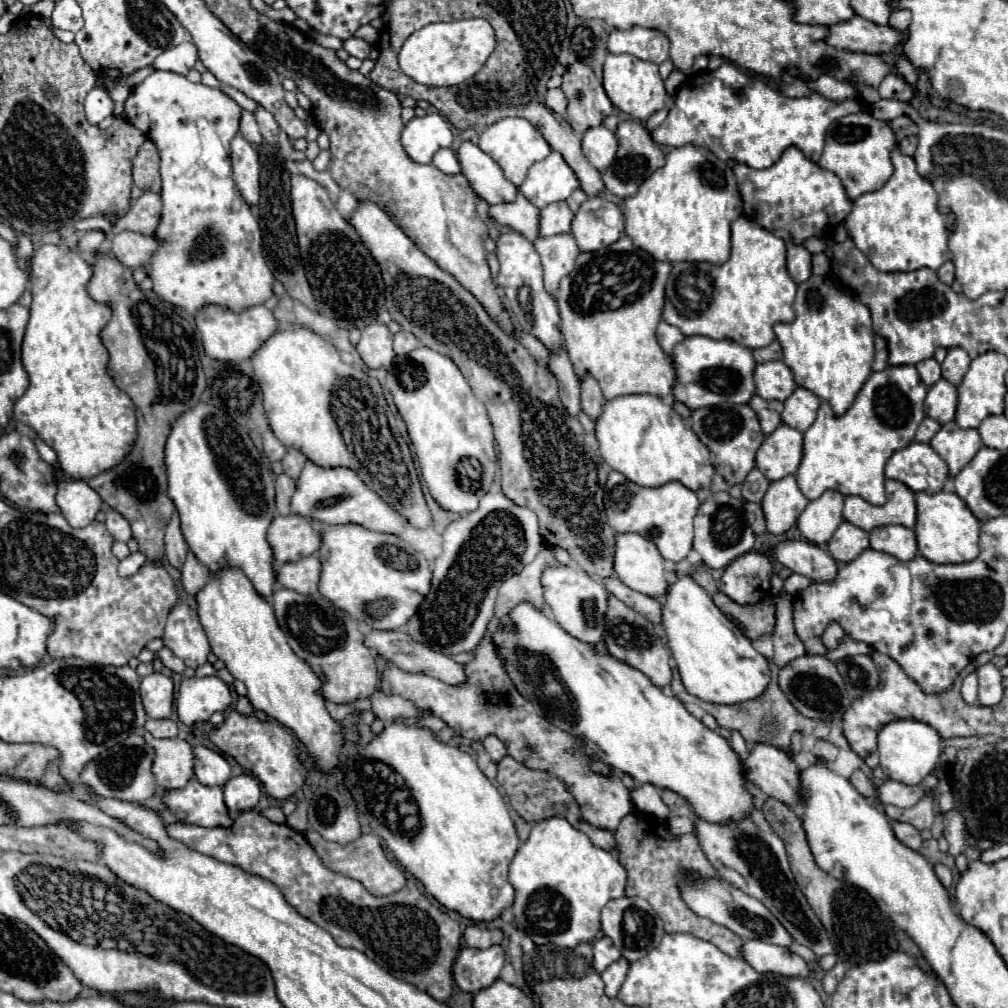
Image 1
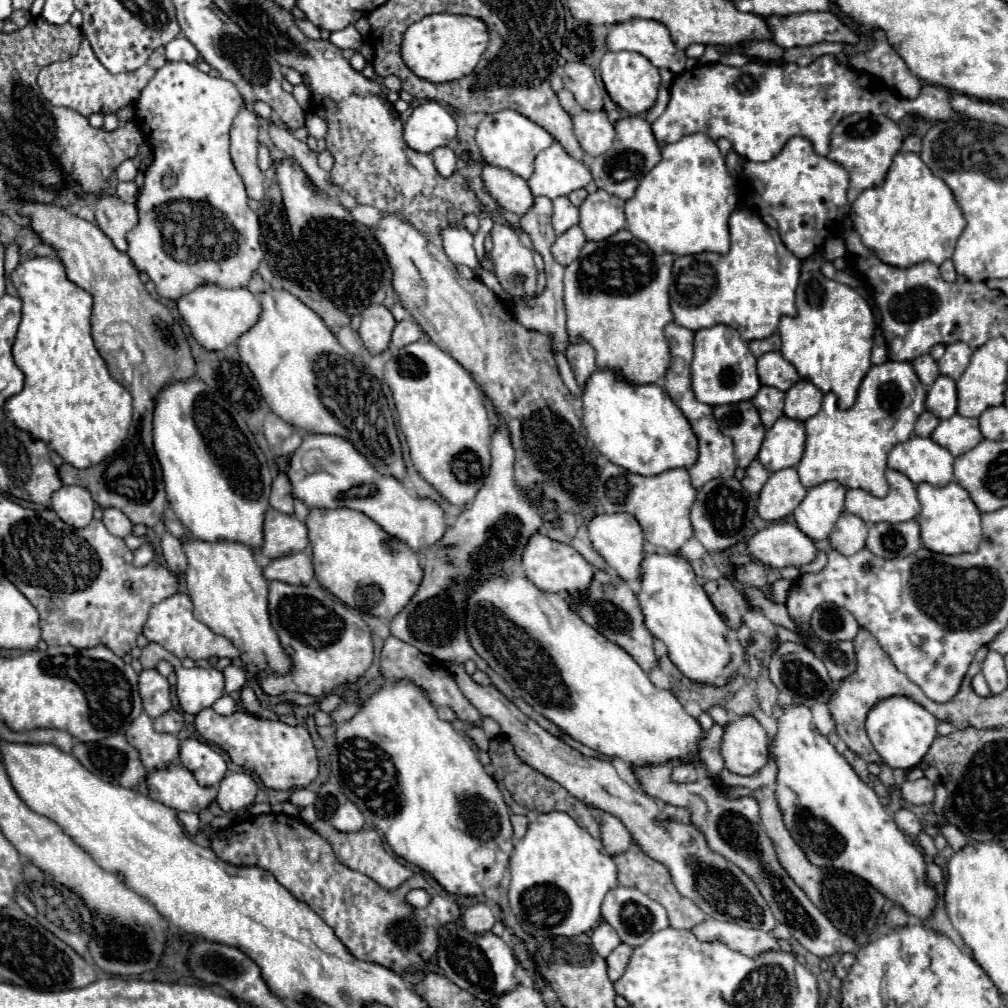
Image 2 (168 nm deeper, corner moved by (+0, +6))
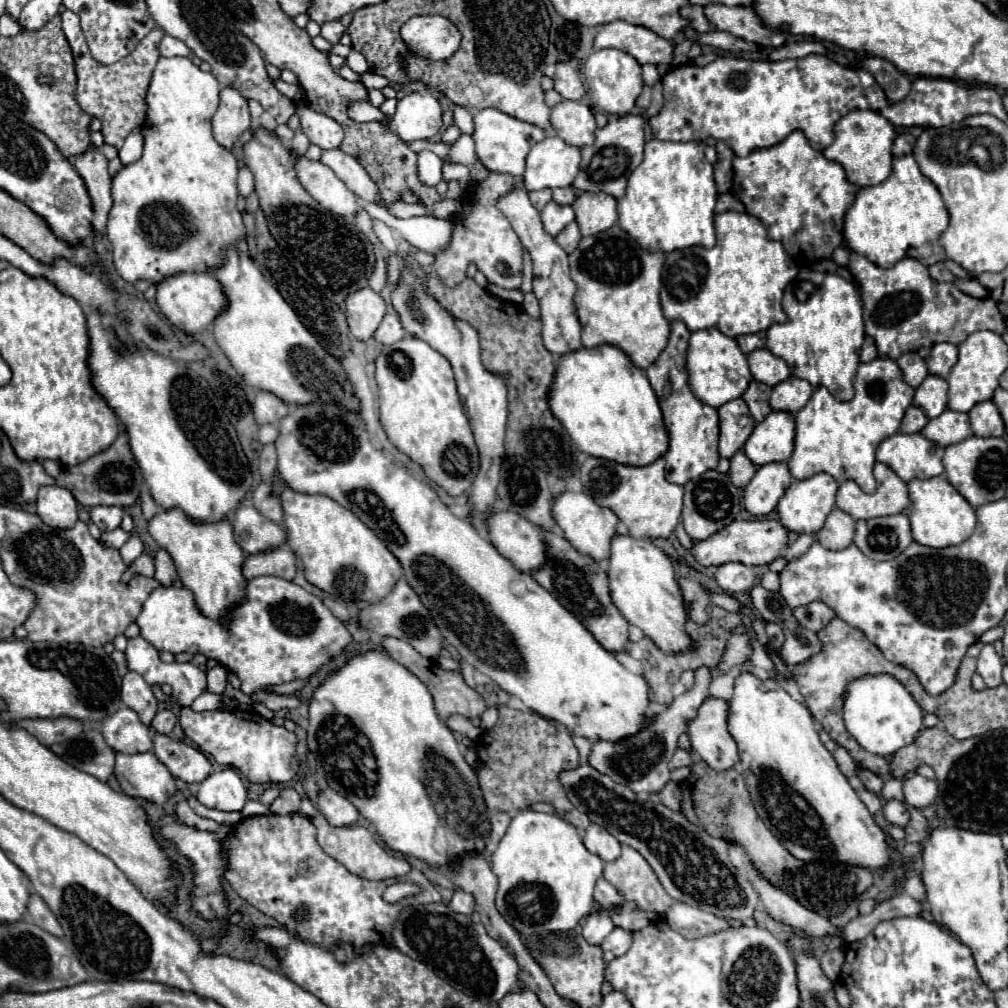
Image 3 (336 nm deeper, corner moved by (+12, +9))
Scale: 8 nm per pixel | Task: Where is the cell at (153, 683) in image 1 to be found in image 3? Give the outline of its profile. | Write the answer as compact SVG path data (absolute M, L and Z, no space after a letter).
M129 671L123 677L123 685L121 685L121 701L125 707L133 709L141 723L149 725L157 713L157 699L153 697L151 687L145 683L145 679L139 673Z

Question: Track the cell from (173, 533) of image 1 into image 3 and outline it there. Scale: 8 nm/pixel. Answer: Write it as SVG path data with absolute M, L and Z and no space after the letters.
M159 549L159 551L157 551L157 557L155 557L155 579L157 579L163 587L173 585L173 581L177 579L177 571L175 571L173 559L169 557L169 553L167 553L165 549Z

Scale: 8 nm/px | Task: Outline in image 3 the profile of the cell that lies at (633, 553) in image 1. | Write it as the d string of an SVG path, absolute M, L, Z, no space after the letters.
M563 491L557 497L553 497L551 505L553 519L557 527L563 531L565 539L579 551L585 553L597 561L609 557L609 541L617 535L617 515L611 509L599 507L587 493L573 493Z

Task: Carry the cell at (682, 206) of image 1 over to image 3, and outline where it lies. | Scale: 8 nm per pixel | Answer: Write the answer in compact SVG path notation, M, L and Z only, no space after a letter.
M651 139L645 143L645 159L631 173L627 193L617 201L619 225L645 251L671 253L691 245L715 245L715 203L717 187L713 165L705 159L701 141L675 143Z

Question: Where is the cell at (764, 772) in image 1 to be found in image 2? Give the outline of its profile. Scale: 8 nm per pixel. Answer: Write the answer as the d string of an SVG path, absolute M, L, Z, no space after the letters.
M743 716L739 720L735 720L733 724L729 724L725 728L725 736L723 736L723 758L725 758L725 766L739 776L755 776L769 760L769 748L771 748L771 738L767 736L767 732L761 728L761 724L753 718L753 716Z

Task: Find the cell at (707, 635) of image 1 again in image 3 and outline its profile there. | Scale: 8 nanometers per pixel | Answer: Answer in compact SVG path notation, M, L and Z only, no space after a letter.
M615 535L611 539L607 579L615 607L631 625L643 629L643 633L651 637L659 649L665 653L677 653L677 649L685 649L685 645L689 645L689 637L685 637L683 629L687 617L685 603L681 601L681 589L677 585L671 559L659 547L647 539Z

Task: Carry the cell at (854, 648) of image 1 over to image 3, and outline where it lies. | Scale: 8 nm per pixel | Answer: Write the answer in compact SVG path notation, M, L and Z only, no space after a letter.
M821 601L809 603L809 605L805 605L805 607L795 607L795 609L793 609L793 615L795 615L795 619L799 621L799 625L801 625L803 629L809 629L809 631L821 629L821 625L825 625L825 621L829 621L829 617L835 617L833 609L827 607L827 605L821 603Z

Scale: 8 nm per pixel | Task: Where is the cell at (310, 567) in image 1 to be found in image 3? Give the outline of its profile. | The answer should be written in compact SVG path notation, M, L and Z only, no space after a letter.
M277 547L273 551L249 555L243 561L243 577L253 579L259 575L275 575L291 581L295 577L295 553L287 547Z

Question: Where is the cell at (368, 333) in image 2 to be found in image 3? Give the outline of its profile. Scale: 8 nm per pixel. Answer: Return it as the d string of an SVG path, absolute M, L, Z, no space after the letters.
M363 287L355 293L351 293L345 299L345 305L347 305L345 315L347 315L351 335L361 341L371 339L385 315L383 297L377 291L373 291L371 287Z

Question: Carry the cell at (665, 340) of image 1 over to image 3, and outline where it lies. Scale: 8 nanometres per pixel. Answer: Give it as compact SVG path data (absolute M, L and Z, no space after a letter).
M673 321L667 347L657 357L657 361L645 369L649 383L651 383L653 391L657 393L659 407L663 413L663 423L665 423L665 429L669 435L669 445L663 455L667 461L665 479L671 483L677 483L677 485L685 485L687 481L697 479L701 473L715 469L719 463L719 453L717 453L719 415L717 415L717 409L699 401L693 395L693 391L689 389L687 367L685 367L689 335L691 333L683 321Z

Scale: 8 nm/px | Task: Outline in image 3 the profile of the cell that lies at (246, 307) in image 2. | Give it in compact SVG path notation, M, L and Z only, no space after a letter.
M177 273L171 277L165 277L157 283L157 295L155 301L161 309L161 313L179 329L187 333L201 333L205 331L213 317L225 309L225 293L221 293L221 285L217 285L217 279L211 273Z

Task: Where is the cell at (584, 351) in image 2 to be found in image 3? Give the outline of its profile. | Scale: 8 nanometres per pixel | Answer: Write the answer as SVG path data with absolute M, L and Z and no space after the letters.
M515 189L501 197L497 207L509 219L513 231L521 239L523 247L529 251L533 261L533 293L539 299L541 321L543 321L543 343L553 355L565 355L581 349L581 323L575 311L573 297L577 293L577 285L569 275L569 255L557 245L557 241L545 233L539 211L531 205L525 189Z

